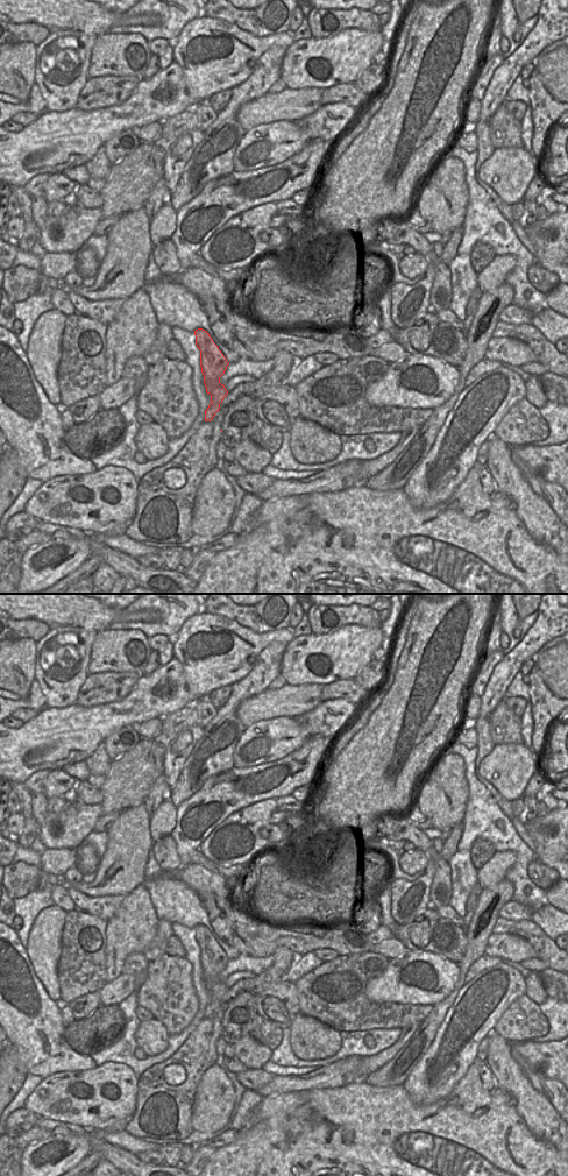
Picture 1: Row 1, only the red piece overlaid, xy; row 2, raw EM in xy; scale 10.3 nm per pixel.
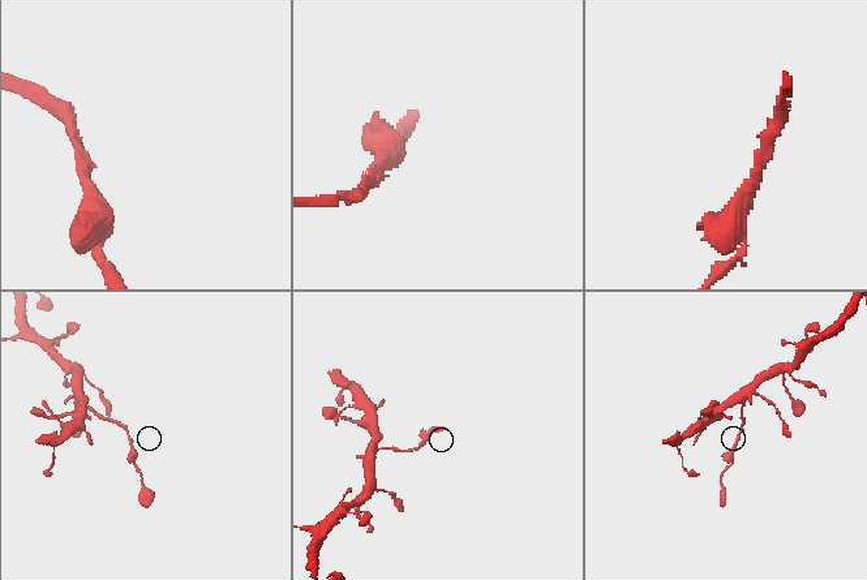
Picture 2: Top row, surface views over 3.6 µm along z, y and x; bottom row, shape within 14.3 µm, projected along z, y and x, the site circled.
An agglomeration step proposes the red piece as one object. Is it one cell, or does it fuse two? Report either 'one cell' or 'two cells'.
two cells

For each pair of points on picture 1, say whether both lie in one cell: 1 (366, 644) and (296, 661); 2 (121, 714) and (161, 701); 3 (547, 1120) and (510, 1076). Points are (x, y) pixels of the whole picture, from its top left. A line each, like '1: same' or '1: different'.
1: same
2: same
3: same

